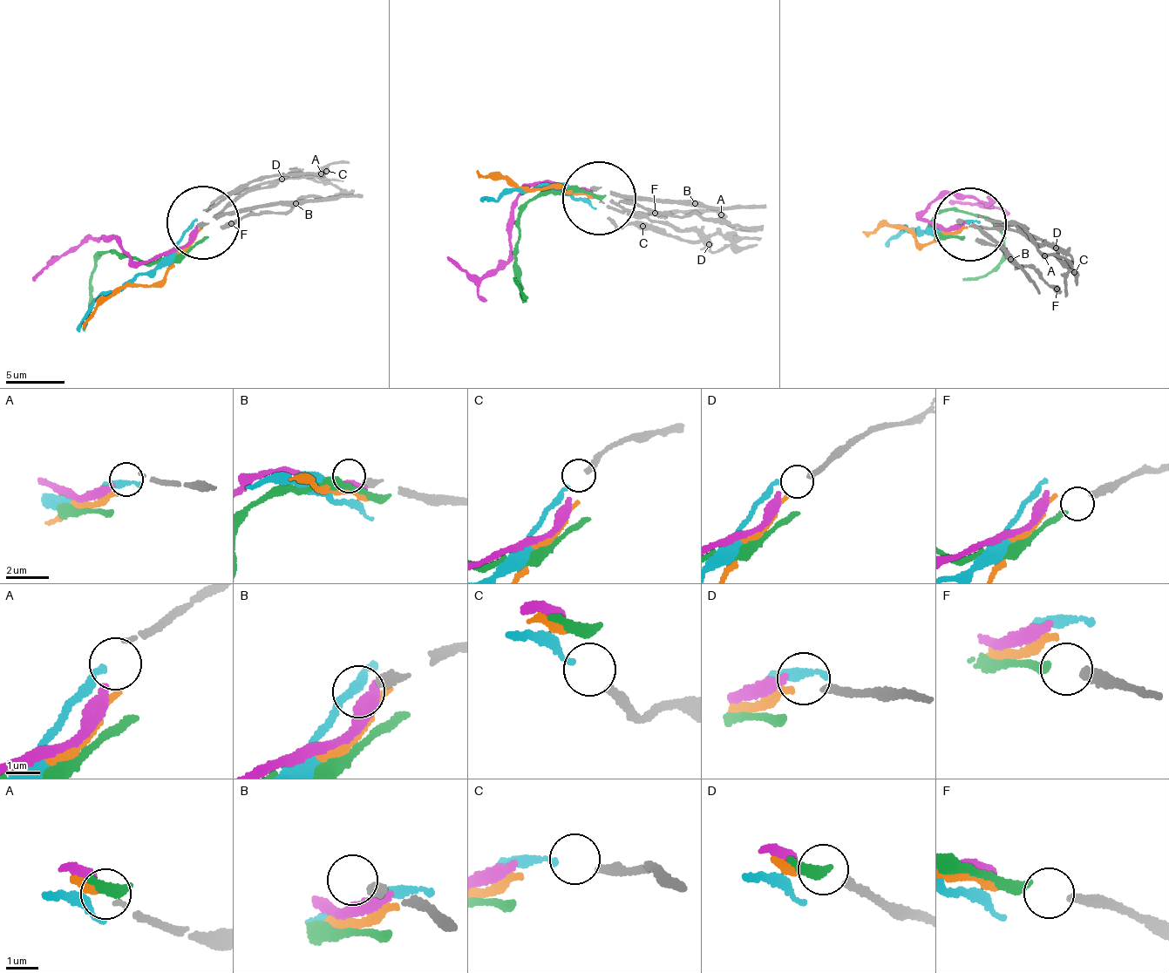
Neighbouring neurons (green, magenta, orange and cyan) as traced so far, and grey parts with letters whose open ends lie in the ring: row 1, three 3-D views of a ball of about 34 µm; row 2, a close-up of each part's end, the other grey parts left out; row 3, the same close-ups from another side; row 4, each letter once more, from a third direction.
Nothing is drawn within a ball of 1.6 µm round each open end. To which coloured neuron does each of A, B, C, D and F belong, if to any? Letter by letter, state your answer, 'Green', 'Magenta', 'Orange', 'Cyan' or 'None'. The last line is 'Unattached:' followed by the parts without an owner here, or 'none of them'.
A: Magenta
B: None
C: Cyan
D: Orange
F: Green
Unattached: B

